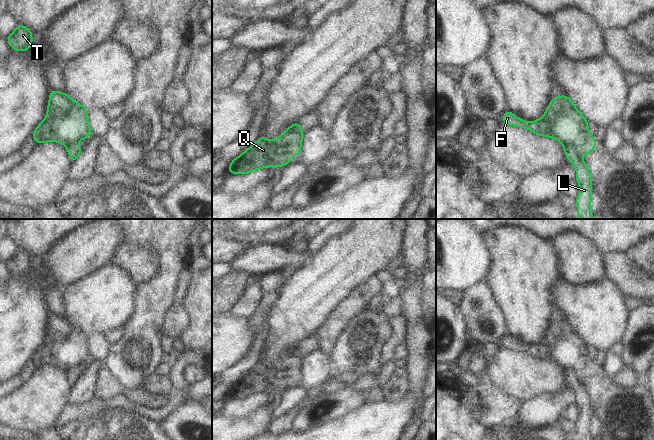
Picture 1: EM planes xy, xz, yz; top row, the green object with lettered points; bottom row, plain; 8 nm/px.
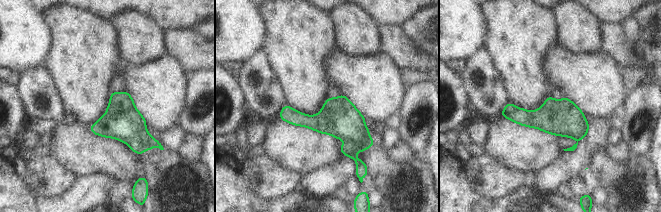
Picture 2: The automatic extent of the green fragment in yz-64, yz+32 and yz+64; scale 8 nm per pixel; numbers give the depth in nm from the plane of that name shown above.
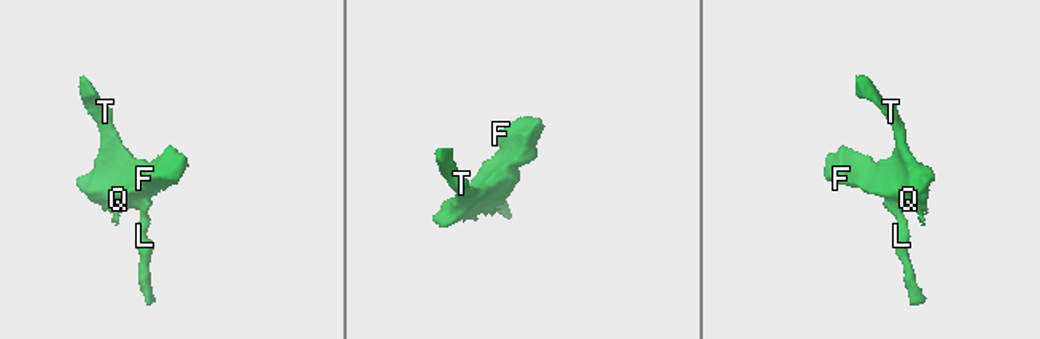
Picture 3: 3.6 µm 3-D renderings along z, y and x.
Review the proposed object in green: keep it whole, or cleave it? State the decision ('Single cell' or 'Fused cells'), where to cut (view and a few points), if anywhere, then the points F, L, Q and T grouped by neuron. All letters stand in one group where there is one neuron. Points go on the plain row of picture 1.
Fused cells. Split along yz (563, 367), (573, 368), (580, 380). Groups: F Q T / L

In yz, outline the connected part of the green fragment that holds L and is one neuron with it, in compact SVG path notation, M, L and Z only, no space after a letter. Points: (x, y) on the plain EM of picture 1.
M563 368L563 374L567 383L577 395L575 404L580 411L580 417L575 423L577 427L577 440L593 440L591 436L591 417L593 416L593 411L590 408L591 396L582 384L574 368Z

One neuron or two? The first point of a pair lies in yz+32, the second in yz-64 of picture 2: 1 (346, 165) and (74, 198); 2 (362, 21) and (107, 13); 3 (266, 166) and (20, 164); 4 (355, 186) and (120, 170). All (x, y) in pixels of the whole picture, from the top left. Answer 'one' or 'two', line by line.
1: one
2: two
3: two
4: two

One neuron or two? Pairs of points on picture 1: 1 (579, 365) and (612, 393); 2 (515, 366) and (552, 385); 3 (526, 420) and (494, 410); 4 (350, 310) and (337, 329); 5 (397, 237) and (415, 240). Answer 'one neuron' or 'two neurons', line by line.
1: one neuron
2: one neuron
3: two neurons
4: one neuron
5: two neurons

